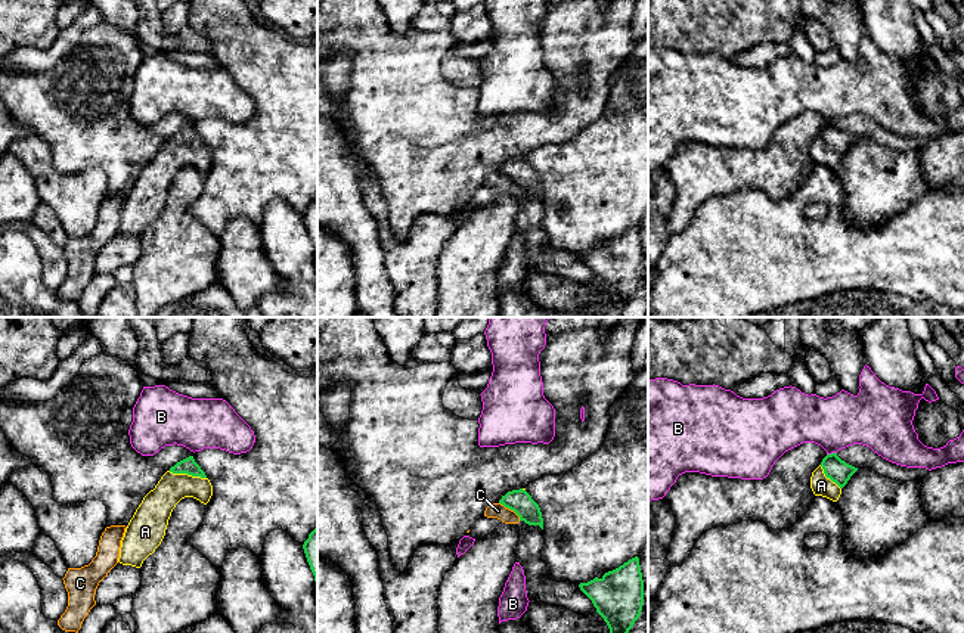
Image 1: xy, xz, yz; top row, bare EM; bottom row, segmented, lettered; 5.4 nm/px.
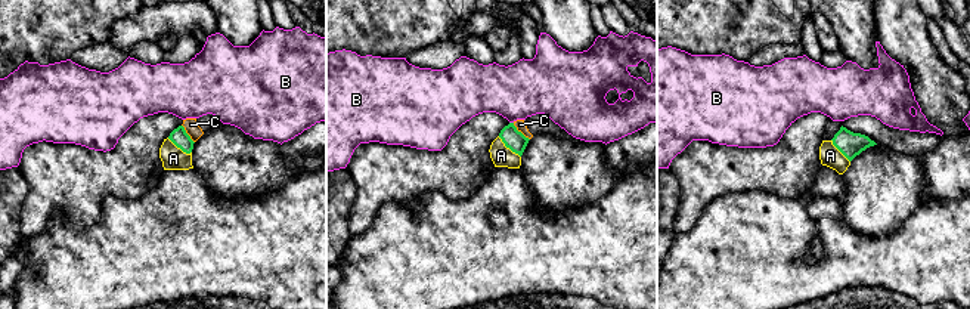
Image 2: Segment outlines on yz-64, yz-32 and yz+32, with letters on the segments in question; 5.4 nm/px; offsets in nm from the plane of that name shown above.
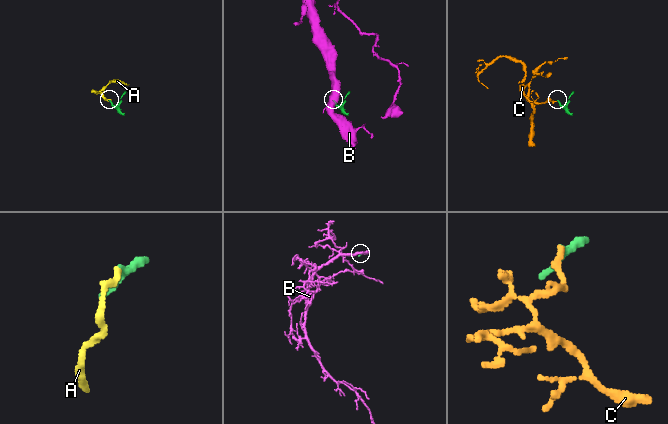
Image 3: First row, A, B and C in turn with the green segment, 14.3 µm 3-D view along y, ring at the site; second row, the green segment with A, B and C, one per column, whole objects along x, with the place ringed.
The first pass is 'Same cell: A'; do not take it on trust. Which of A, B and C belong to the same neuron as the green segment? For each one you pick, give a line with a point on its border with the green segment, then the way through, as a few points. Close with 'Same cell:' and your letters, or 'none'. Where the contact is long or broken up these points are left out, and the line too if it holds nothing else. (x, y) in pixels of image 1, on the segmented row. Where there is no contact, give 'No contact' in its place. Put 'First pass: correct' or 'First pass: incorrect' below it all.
A: Touches green at xy (188, 474). Path across: xy (188, 465), (188, 474), (157, 506)
Same cell: A
First pass: correct

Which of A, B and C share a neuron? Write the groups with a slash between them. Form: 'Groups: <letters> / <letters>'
Groups: A / B / C

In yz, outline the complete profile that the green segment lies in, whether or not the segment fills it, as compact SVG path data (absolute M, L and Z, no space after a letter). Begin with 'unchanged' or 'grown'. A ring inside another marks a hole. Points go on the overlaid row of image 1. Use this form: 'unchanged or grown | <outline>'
grown | M837 453L827 454L821 465L812 472L810 488L815 496L837 502L841 488L856 471L858 468L841 460Z

